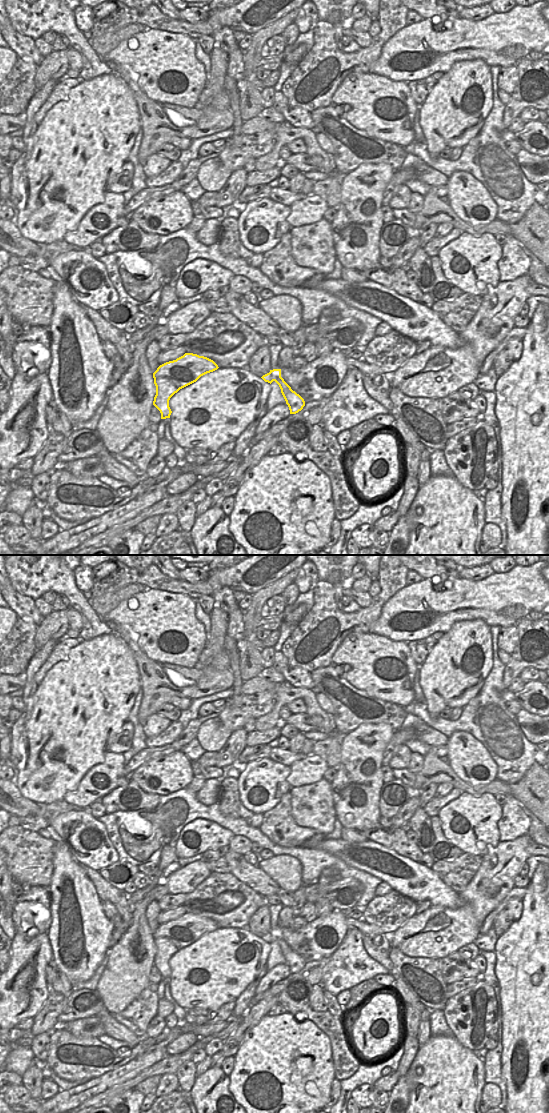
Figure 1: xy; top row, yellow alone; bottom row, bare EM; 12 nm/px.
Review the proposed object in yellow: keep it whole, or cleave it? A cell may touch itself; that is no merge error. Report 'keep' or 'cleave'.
keep

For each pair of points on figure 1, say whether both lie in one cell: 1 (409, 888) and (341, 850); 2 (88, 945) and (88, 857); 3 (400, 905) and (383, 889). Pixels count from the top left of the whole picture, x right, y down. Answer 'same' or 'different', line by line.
1: same
2: different
3: different

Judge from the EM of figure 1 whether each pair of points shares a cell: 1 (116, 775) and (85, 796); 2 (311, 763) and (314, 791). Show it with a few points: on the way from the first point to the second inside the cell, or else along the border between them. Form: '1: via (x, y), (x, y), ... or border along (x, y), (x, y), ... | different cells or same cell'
1: via (111, 784), (98, 795), (94, 795) | same cell
2: border along (323, 777), (312, 783), (291, 787) | different cells

